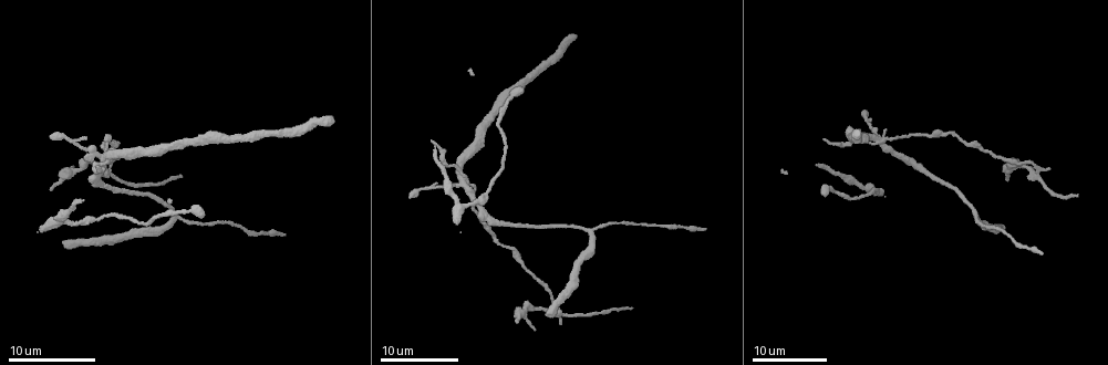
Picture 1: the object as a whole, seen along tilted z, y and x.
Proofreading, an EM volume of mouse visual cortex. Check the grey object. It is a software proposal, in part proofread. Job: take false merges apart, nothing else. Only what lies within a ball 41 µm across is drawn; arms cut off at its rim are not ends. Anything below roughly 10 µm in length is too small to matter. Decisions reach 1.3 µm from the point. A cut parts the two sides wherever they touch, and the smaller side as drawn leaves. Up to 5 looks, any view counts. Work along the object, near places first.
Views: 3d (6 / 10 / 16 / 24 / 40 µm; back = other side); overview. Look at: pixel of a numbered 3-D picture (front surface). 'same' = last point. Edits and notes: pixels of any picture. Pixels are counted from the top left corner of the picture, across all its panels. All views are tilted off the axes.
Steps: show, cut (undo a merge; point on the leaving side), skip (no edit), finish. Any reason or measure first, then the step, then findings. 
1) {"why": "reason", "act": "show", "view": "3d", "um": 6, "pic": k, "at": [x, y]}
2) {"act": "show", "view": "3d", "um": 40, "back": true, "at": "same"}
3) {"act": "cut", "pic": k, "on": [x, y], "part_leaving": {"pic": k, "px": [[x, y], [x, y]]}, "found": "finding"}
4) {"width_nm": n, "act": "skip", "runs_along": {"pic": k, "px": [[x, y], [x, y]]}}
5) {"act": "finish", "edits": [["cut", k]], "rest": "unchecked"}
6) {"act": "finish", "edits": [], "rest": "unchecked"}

{"why": "four or more arms meet", "act": "show", "view": "3d", "um": 16, "pic": 1, "at": [104, 160]}

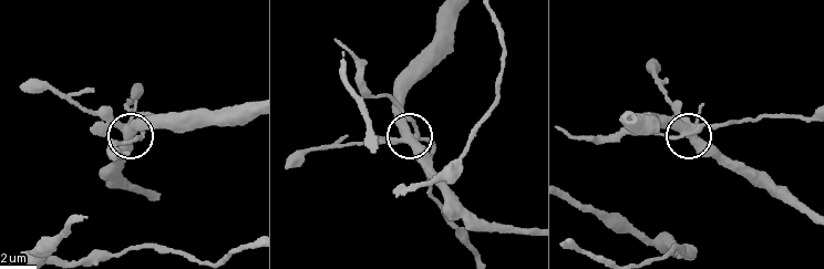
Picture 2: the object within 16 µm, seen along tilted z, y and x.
{"act": "show", "view": "3d", "um": 6, "pic": 2, "at": [697, 136]}

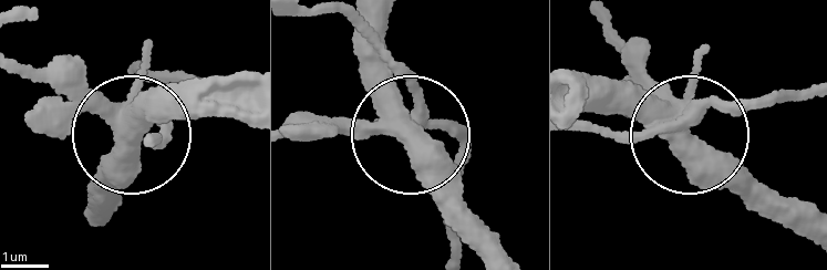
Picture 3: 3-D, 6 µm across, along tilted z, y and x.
{"side_arm_um": 37, "arms": 5, "act": "cut", "pic": 3, "on": [75, 80], "found": "a second cell is stuck on"}

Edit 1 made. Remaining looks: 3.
{"act": "show", "view": "overview"}

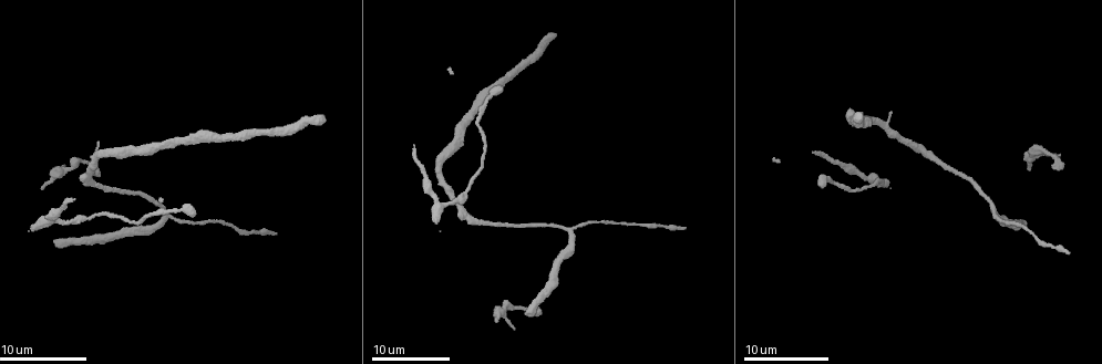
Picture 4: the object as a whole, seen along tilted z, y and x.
{"why": "sudden change in width", "act": "show", "view": "3d", "um": 10, "pic": 4, "at": [488, 101]}

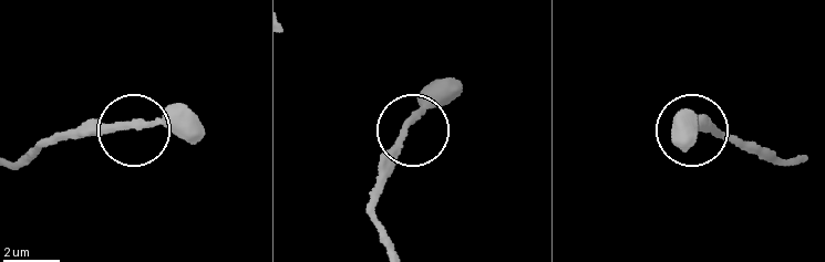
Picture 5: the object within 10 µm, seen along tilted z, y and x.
{"act": "show", "view": "3d", "um": 10, "back": true, "pic": 5, "at": [407, 124]}

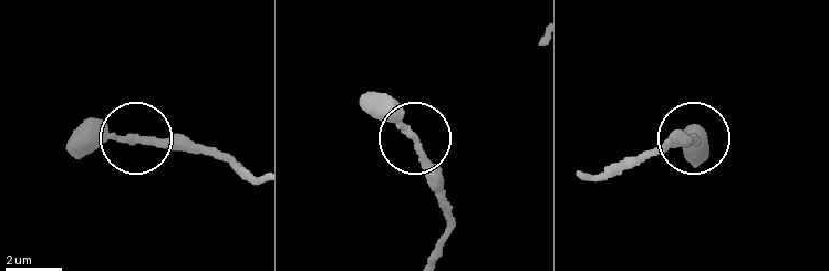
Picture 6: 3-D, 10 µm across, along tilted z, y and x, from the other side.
{"act": "skip", "found": "continuous, no second cell"}

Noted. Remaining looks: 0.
{"act": "finish", "edits": [["cut", 3]], "rest": "unchecked"}

